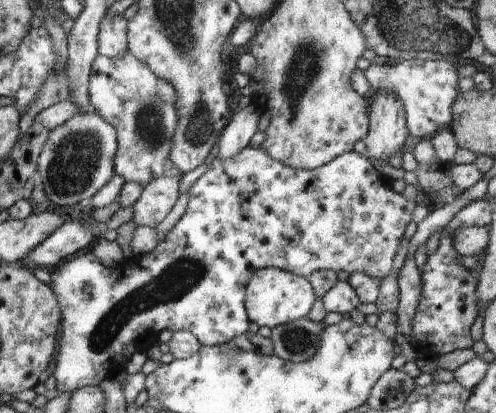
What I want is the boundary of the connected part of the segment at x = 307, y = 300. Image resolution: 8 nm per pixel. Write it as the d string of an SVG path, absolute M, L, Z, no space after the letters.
M260 268L256 276L252 275L252 284L248 284L248 316L252 316L252 322L260 327L273 329L286 322L306 318L314 300L315 289L307 277L278 268Z

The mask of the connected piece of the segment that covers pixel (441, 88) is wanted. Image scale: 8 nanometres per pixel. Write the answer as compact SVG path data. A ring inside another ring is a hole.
M404 60L400 64L370 64L364 75L370 84L370 98L382 91L400 96L407 109L408 128L416 140L431 139L440 128L450 126L454 118L455 99L458 91L458 65L449 60Z

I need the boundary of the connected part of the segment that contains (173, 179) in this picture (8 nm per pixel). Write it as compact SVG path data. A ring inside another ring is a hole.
M170 161L166 174L145 187L142 198L133 206L134 217L132 219L138 226L156 228L170 216L170 212L180 200L180 188L182 188L180 182L184 174Z

